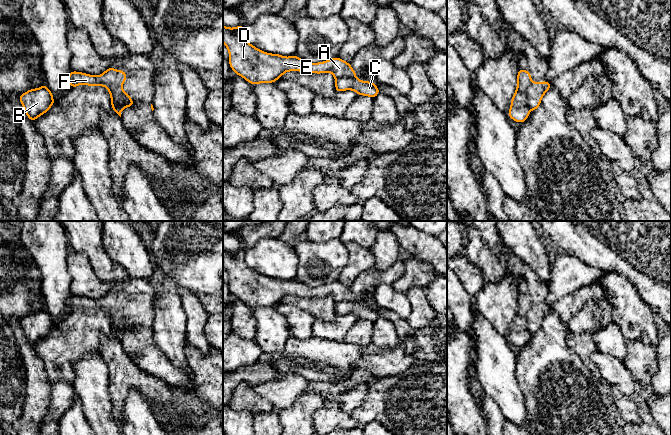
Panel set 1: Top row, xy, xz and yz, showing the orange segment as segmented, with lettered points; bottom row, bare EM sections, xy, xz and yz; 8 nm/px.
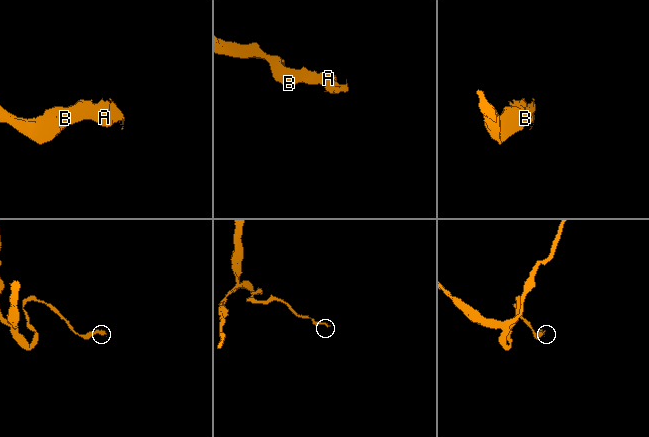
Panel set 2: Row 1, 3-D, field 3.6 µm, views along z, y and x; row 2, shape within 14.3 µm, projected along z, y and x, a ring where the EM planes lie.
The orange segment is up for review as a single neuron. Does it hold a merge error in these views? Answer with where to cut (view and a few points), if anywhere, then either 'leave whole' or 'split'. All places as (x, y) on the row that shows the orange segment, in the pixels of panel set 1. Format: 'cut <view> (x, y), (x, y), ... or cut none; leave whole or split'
cut xy (119, 86), (115, 90), (113, 100), (124, 107); split

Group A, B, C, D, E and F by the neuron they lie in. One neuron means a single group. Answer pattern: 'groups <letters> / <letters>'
groups A B D E F / C

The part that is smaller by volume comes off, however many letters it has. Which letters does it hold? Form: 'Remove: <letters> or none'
Remove: C

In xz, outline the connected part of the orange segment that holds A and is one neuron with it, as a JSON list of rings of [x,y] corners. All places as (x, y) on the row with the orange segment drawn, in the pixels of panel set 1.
[[[223,25],[223,43],[229,51],[231,69],[252,85],[274,83],[288,71],[317,74],[331,72],[335,79],[356,78],[351,64],[339,57],[311,63],[296,55],[284,57],[280,54],[266,53],[251,45],[244,37],[244,31],[243,25],[234,28]]]

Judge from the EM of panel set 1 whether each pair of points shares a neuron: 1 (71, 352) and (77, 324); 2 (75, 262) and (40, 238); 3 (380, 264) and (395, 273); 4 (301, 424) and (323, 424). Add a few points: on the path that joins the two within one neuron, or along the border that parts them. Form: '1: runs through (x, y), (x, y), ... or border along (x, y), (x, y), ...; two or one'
1: runs through (71, 345), (71, 341), (77, 335), (77, 331); one
2: border along (69, 251), (67, 266), (72, 280); two
3: border along (398, 258), (384, 269), (373, 268); two
4: border along (324, 403), (313, 414), (313, 424); two

